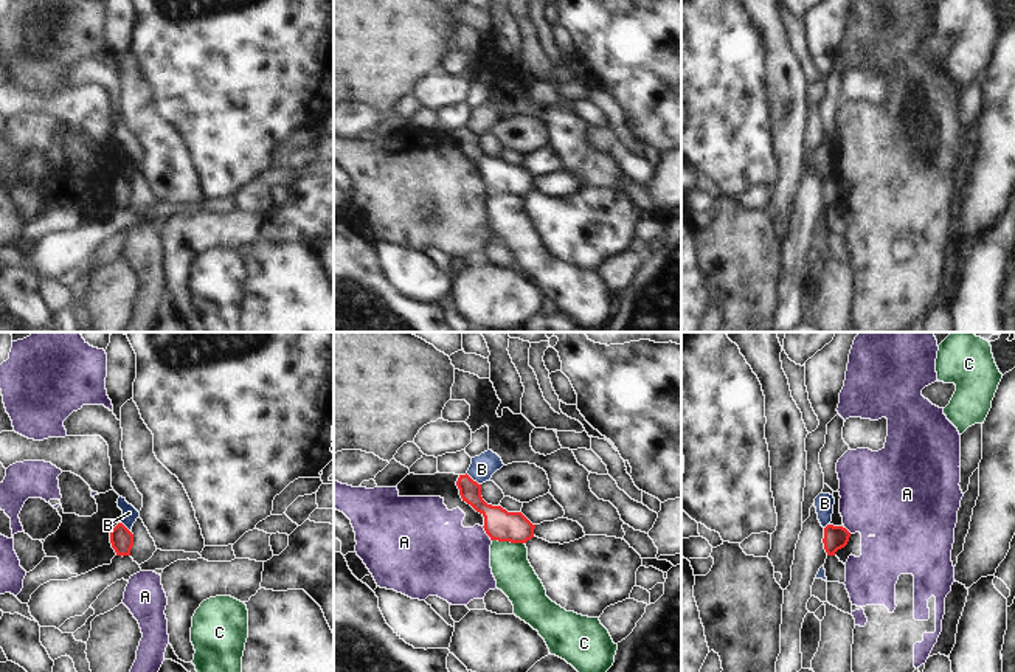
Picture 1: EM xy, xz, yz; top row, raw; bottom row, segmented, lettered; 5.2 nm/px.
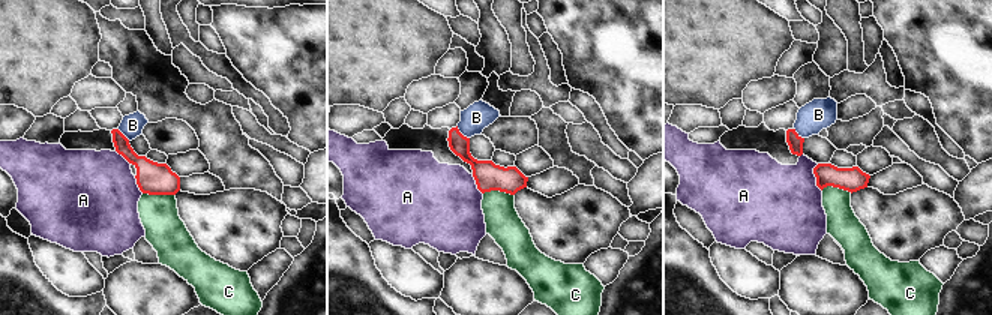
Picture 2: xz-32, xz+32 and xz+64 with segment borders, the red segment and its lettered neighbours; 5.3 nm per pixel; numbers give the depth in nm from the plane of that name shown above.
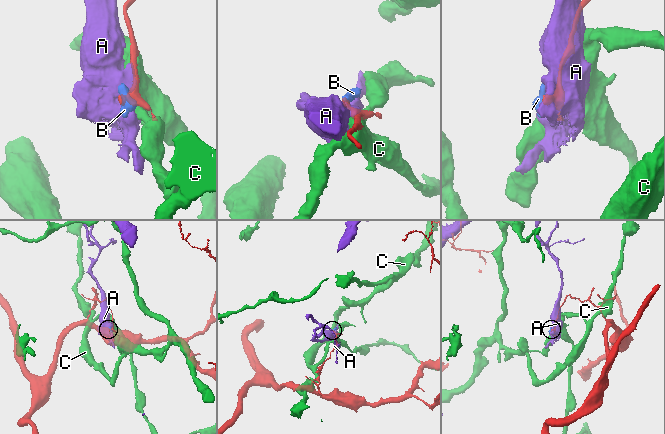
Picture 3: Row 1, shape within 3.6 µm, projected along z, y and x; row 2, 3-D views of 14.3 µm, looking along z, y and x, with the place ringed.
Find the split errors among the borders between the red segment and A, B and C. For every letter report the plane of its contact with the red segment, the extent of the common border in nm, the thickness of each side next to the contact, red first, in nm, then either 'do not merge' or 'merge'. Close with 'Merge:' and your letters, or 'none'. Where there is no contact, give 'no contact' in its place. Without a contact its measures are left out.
A: meets red in xz; contact 90 nm long; 160 nm thick on the red side, 380 nm on the other; do not merge
B: meets red in xz; contact 100 nm long; 140 nm thick on the red side, 130 nm on the other; do not merge
C: meets red in xz; contact 170 nm long; 160 nm thick on the red side, 200 nm on the other; do not merge
Merge: none

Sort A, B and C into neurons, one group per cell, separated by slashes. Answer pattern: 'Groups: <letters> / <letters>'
Groups: A / B / C.

